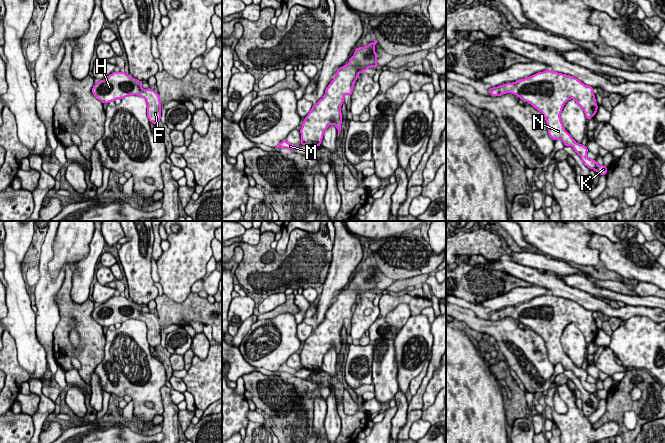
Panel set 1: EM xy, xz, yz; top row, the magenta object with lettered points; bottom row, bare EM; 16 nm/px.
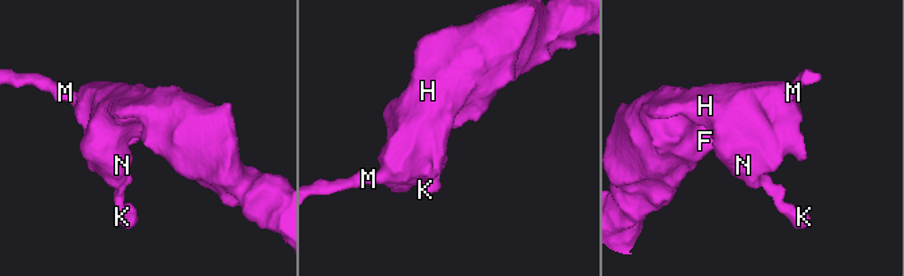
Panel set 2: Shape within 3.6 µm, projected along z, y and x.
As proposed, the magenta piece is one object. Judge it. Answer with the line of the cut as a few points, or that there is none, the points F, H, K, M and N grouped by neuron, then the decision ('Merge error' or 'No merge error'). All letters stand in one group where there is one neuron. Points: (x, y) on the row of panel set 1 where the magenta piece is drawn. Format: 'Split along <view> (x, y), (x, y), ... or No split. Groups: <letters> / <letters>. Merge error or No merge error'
No split. Groups: F H K M N. No merge error

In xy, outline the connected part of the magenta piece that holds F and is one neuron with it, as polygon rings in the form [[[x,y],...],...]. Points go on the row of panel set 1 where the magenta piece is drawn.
[[[124,71],[113,72],[105,79],[94,84],[93,95],[102,103],[109,103],[116,99],[123,99],[129,95],[143,97],[147,102],[147,117],[150,122],[157,124],[161,119],[161,101],[158,92],[148,88],[142,89],[142,81],[139,81]]]

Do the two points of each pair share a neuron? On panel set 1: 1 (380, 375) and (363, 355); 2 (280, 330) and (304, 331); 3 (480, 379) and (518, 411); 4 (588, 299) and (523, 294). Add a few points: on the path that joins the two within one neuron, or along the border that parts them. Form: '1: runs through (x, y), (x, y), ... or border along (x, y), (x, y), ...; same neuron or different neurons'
1: border along (374, 345), (371, 383); different neurons
2: runs through (286, 331), (298, 331); same neuron
3: border along (503, 403), (507, 423); different neurons
4: border along (532, 284), (543, 286), (550, 292); different neurons

